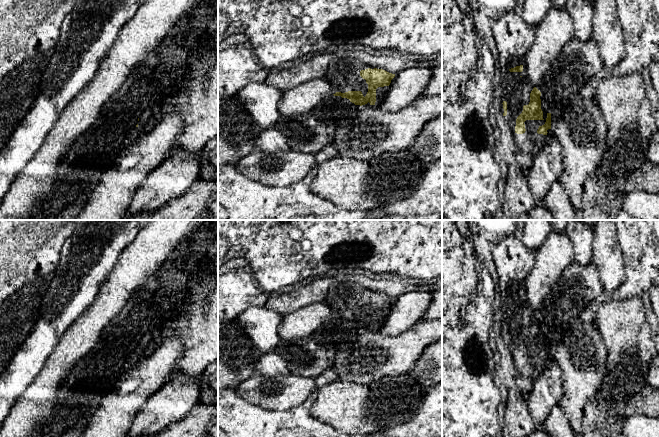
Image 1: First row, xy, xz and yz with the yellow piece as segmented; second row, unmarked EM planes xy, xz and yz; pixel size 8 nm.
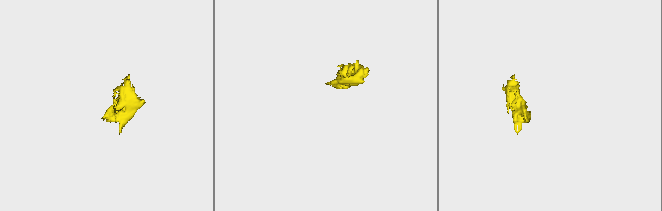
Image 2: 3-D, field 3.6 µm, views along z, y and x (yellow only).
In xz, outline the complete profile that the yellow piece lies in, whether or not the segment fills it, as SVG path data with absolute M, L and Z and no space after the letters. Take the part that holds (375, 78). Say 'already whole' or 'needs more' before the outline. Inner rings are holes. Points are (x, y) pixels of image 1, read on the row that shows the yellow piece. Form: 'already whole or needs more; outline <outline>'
needs more; outline M339 56L331 60L323 79L331 85L332 95L362 106L380 105L394 77L358 59Z

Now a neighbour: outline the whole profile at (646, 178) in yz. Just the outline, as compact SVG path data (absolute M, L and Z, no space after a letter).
M645 161L625 180L627 192L646 191L659 194L659 165Z

